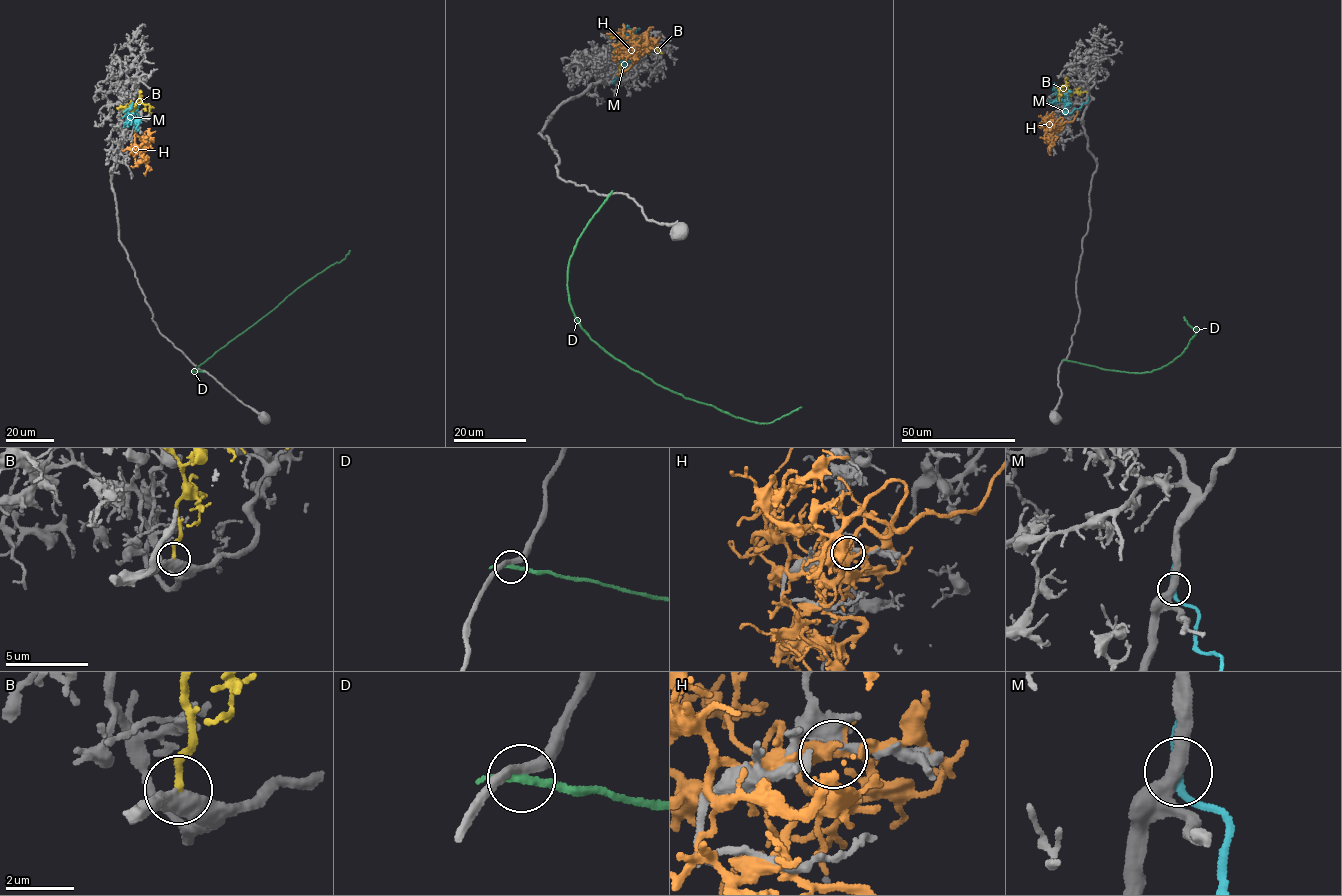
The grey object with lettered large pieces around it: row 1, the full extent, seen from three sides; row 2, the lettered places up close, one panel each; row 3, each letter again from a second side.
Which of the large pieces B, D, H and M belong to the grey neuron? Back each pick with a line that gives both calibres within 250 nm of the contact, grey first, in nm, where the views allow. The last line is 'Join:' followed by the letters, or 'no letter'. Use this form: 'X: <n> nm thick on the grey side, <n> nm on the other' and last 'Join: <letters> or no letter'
B: 480 nm thick on the grey side, 240 nm on the other
Join: B

